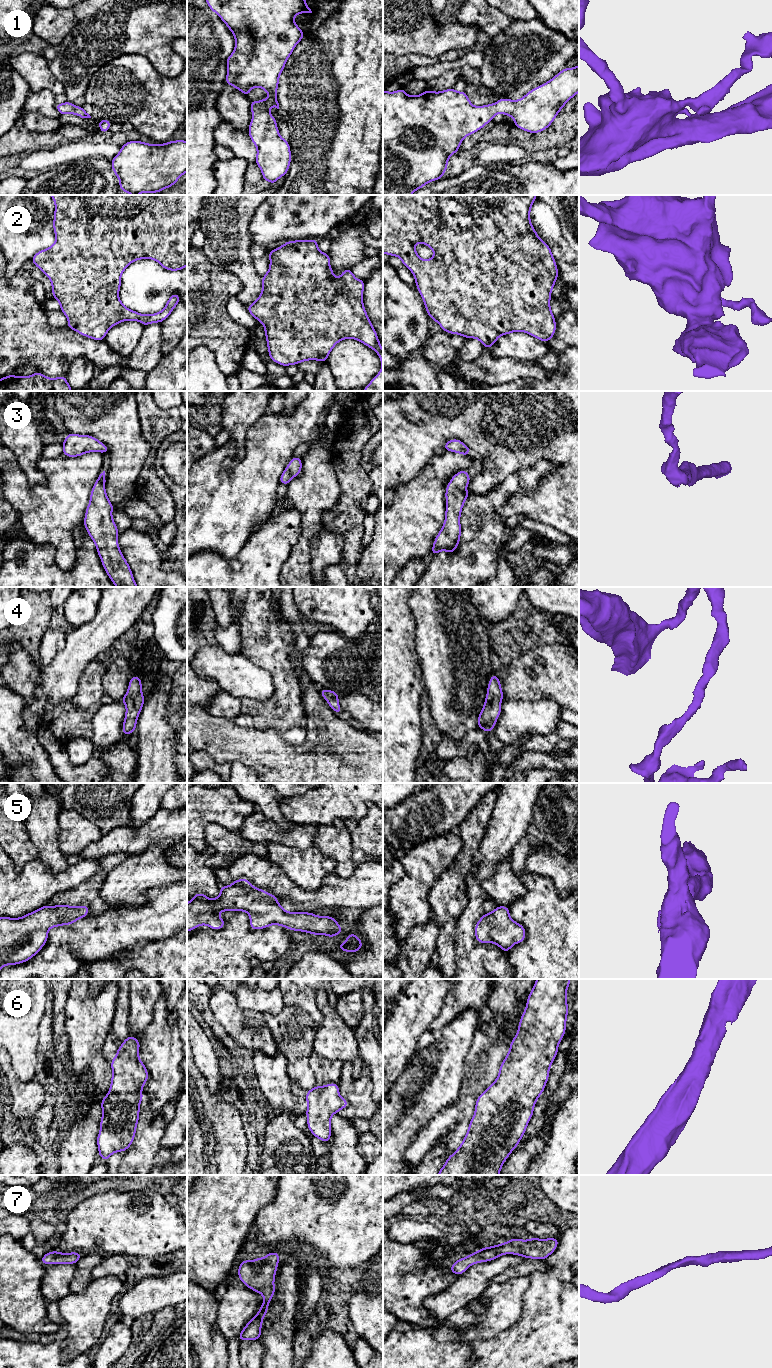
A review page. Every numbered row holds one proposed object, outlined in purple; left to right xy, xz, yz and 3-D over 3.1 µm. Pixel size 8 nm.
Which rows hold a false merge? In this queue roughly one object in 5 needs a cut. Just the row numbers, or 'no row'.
no row

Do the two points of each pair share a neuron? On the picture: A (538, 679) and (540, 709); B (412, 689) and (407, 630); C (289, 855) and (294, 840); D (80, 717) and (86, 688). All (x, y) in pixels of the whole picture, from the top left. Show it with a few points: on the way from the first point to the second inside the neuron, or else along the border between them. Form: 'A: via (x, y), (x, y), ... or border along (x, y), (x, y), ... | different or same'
A: border along (516, 699), (553, 699), (561, 707) | different
B: via (406, 674), (406, 645) | same
C: border along (269, 843), (298, 849), (307, 849), (314, 845) | different
D: via (80, 710), (86, 703), (86, 695) | same

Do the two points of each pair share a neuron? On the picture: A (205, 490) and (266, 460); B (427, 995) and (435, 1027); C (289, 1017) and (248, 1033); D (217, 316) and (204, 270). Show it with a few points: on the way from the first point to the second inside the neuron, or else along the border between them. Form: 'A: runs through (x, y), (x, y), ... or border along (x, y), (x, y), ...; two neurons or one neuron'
A: runs through (220, 490), (236, 490), (251, 475); one neuron
B: border along (444, 1002), (420, 1040); two neurons
C: border along (262, 1014), (276, 1048); two neurons
D: runs through (210, 305), (210, 290), (204, 284), (204, 281); one neuron

